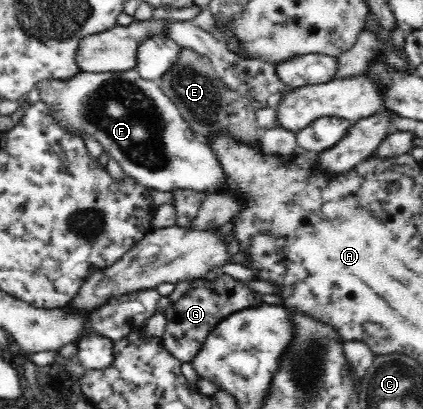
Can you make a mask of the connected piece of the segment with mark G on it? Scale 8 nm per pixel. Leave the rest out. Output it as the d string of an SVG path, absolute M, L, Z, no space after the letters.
M219 272L219 277L208 279L202 277L188 283L187 290L176 303L171 303L165 310L167 320L163 347L165 347L177 360L192 362L200 348L206 342L206 336L225 316L242 309L262 304L262 295L254 291L248 283L238 280L229 274Z

